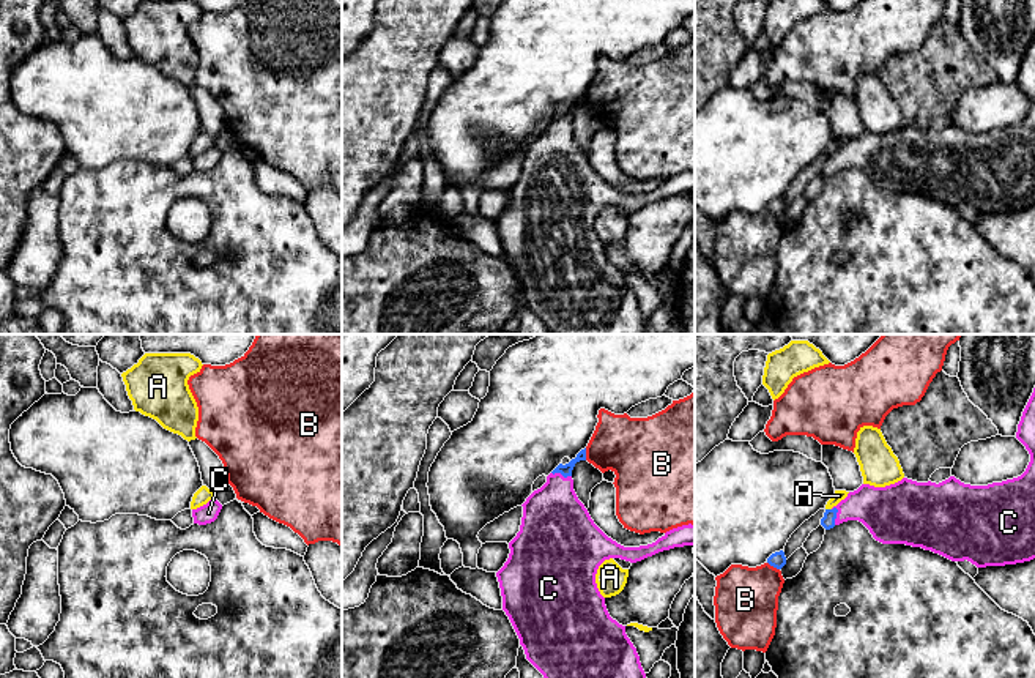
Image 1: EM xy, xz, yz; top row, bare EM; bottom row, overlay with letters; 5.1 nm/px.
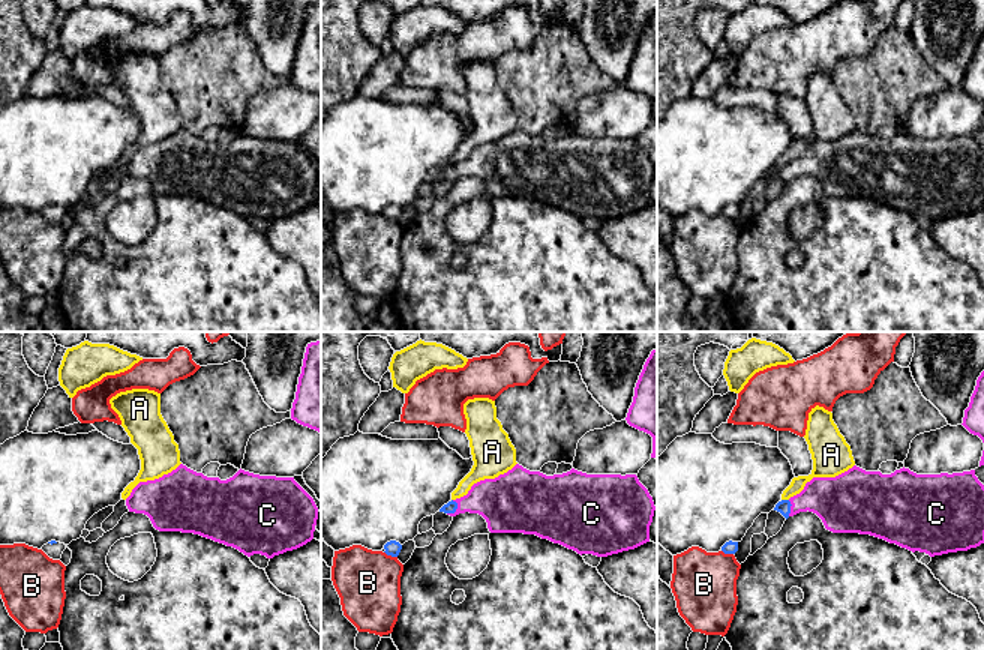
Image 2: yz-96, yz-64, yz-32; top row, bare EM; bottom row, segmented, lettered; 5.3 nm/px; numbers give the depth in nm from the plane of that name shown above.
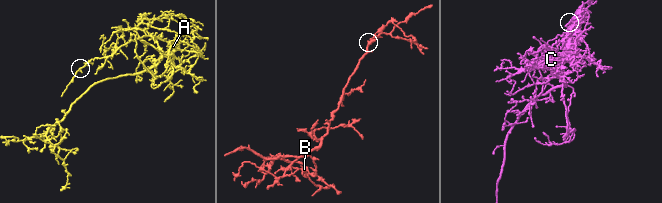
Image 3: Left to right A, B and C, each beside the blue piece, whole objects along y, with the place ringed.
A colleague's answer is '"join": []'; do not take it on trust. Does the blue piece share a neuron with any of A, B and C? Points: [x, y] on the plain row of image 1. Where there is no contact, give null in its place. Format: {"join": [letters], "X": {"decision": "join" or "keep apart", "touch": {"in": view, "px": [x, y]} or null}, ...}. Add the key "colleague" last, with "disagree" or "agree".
{"join": ["C"], "A": {"decision": "keep apart", "touch": {"in": "yz", "px": [829, 156]}}, "B": {"decision": "keep apart", "touch": {"in": "xz", "px": [585, 101]}}, "C": {"decision": "join", "touch": {"in": "yz", "px": [835, 163]}}, "colleague": "disagree"}

